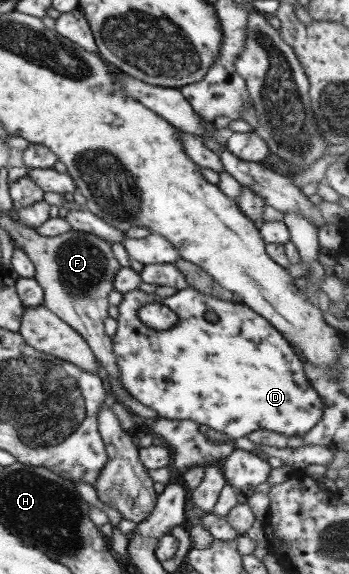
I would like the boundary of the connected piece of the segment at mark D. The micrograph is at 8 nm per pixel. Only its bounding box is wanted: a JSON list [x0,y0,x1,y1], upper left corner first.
[112,289,324,441]

